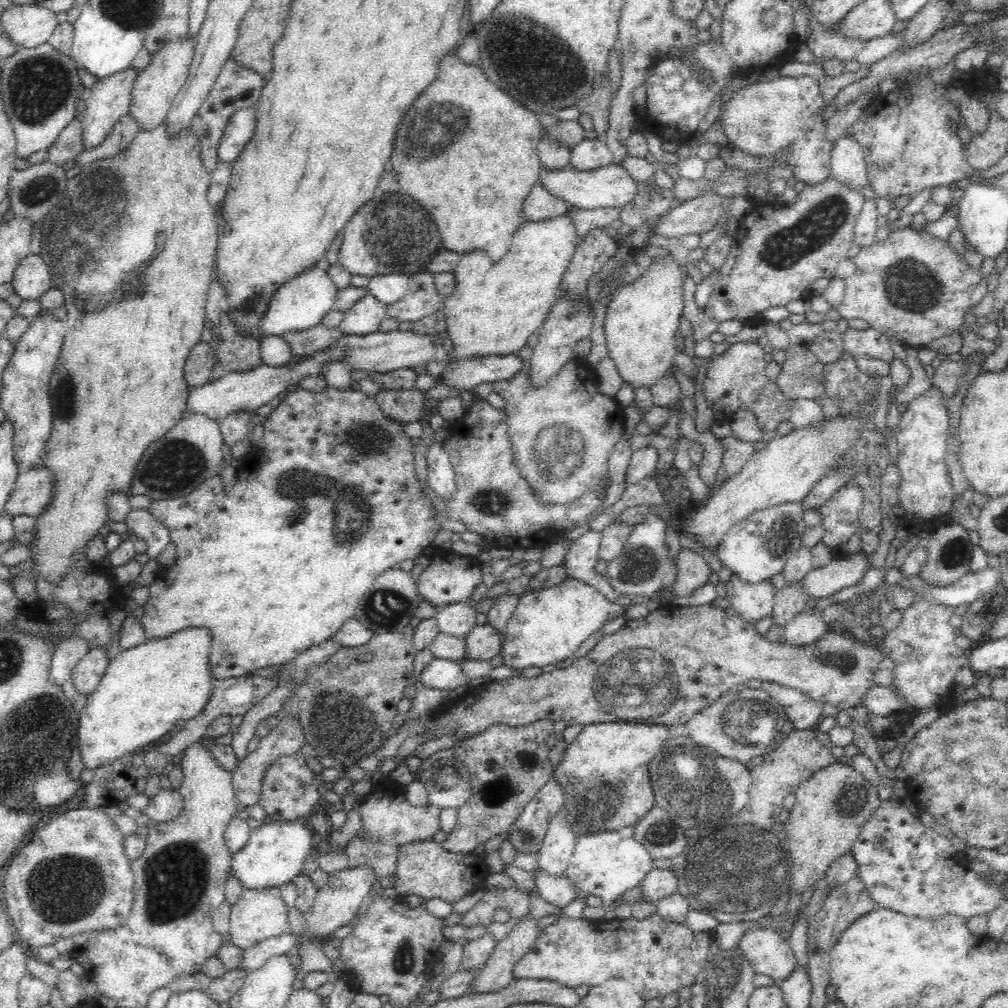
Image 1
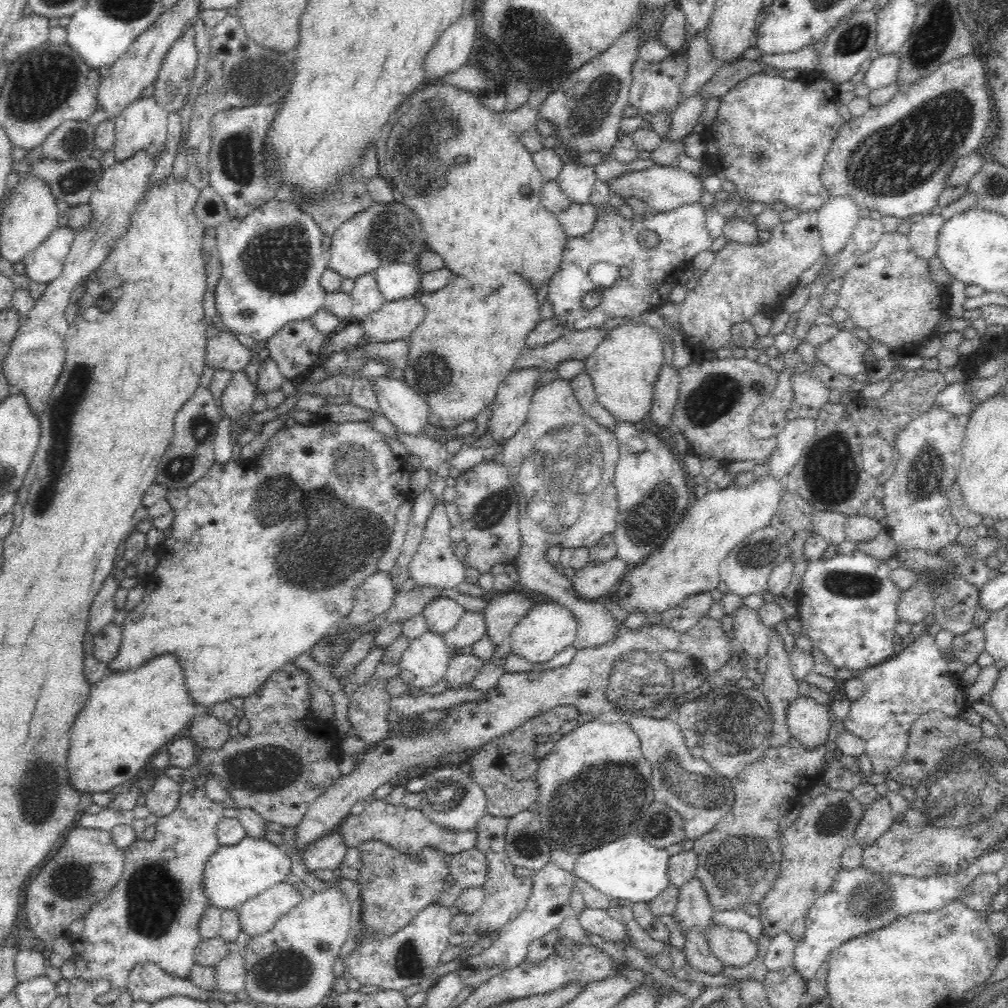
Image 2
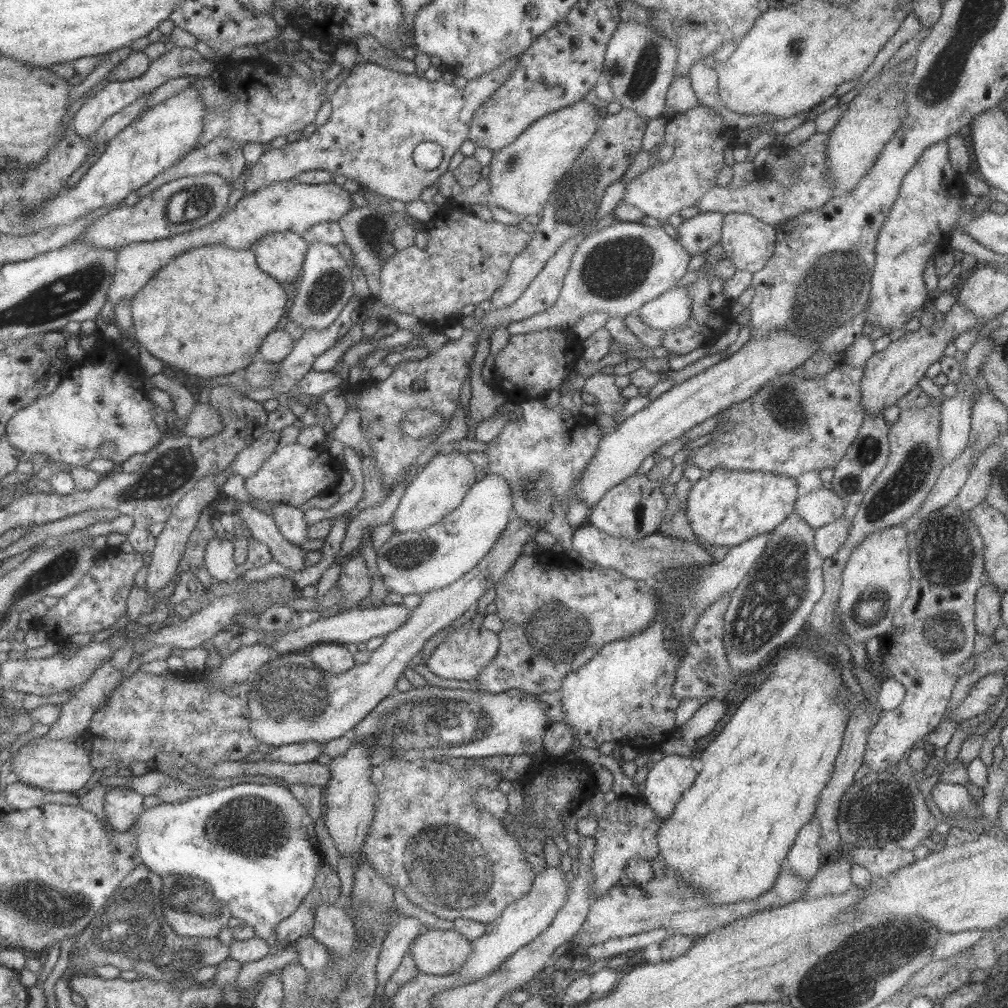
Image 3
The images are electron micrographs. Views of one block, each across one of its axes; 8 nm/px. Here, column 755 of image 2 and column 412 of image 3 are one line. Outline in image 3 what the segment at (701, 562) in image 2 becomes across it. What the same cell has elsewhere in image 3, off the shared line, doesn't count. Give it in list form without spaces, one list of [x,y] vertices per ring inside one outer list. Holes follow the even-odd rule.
[[[456,452],[435,454],[406,487],[390,520],[394,532],[421,530],[439,522],[441,518],[461,505],[465,494],[475,483],[475,478],[474,465],[468,460],[466,454]]]

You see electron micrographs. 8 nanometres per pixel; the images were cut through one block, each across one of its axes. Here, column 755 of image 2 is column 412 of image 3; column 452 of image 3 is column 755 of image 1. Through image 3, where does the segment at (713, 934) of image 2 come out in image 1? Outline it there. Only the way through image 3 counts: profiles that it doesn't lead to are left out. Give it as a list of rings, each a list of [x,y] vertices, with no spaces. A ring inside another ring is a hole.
[[[765,928],[747,931],[737,946],[757,974],[764,974],[777,982],[786,980],[798,968],[789,939],[782,937],[778,930]]]

